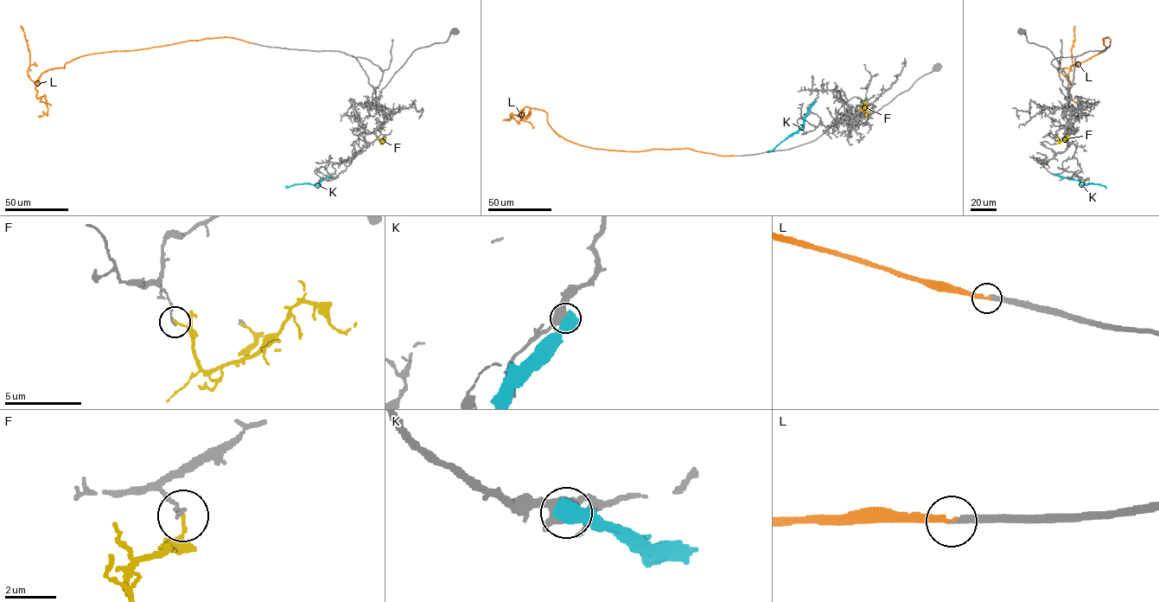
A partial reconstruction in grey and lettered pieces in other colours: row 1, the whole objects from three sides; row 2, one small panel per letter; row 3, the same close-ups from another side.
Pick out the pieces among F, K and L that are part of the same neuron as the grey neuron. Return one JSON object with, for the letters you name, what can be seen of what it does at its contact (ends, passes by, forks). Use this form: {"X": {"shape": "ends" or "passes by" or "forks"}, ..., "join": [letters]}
{"L": {"shape": "ends"}, "join": ["L"]}

